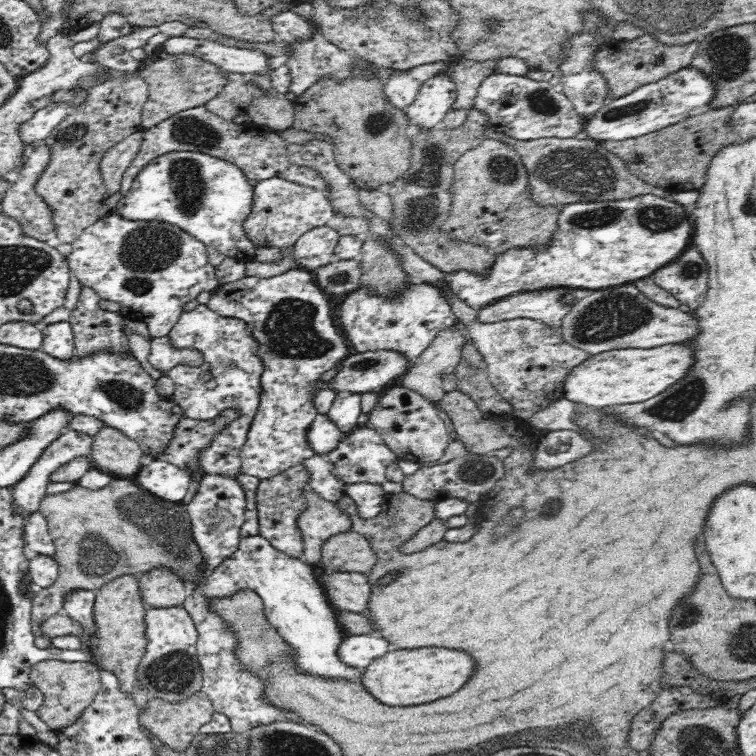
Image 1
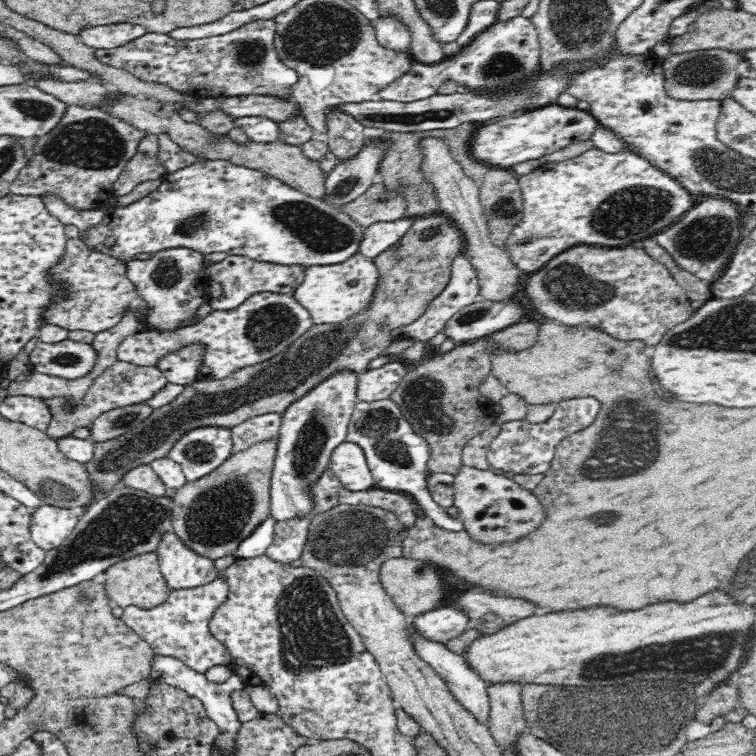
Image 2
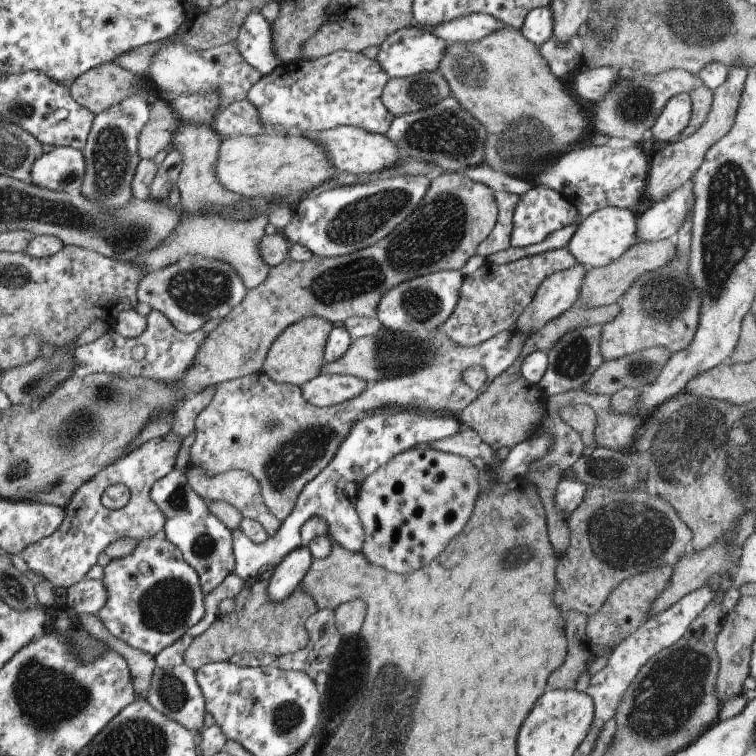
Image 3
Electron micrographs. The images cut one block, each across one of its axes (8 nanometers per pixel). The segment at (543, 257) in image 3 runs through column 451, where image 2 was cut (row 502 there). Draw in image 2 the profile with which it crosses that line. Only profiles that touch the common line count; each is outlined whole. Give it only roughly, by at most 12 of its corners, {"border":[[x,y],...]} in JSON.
{"border":[[329,469],[310,488],[314,508],[278,522],[265,555],[280,564],[302,556],[312,517],[339,504]]}

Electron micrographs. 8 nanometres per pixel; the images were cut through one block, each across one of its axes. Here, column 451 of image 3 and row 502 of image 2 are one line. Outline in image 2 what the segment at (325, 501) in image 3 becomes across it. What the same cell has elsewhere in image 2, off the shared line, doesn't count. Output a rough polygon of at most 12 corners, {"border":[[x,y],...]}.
{"border":[[391,397],[358,401],[347,440],[376,487],[408,494],[444,531],[465,530],[432,499],[430,445]]}

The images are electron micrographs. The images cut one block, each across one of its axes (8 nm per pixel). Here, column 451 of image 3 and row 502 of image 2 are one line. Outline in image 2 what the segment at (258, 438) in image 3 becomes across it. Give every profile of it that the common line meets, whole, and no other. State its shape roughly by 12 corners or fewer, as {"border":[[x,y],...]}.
{"border":[[376,486],[342,488],[339,504],[389,510],[406,528],[418,518],[411,496]]}

